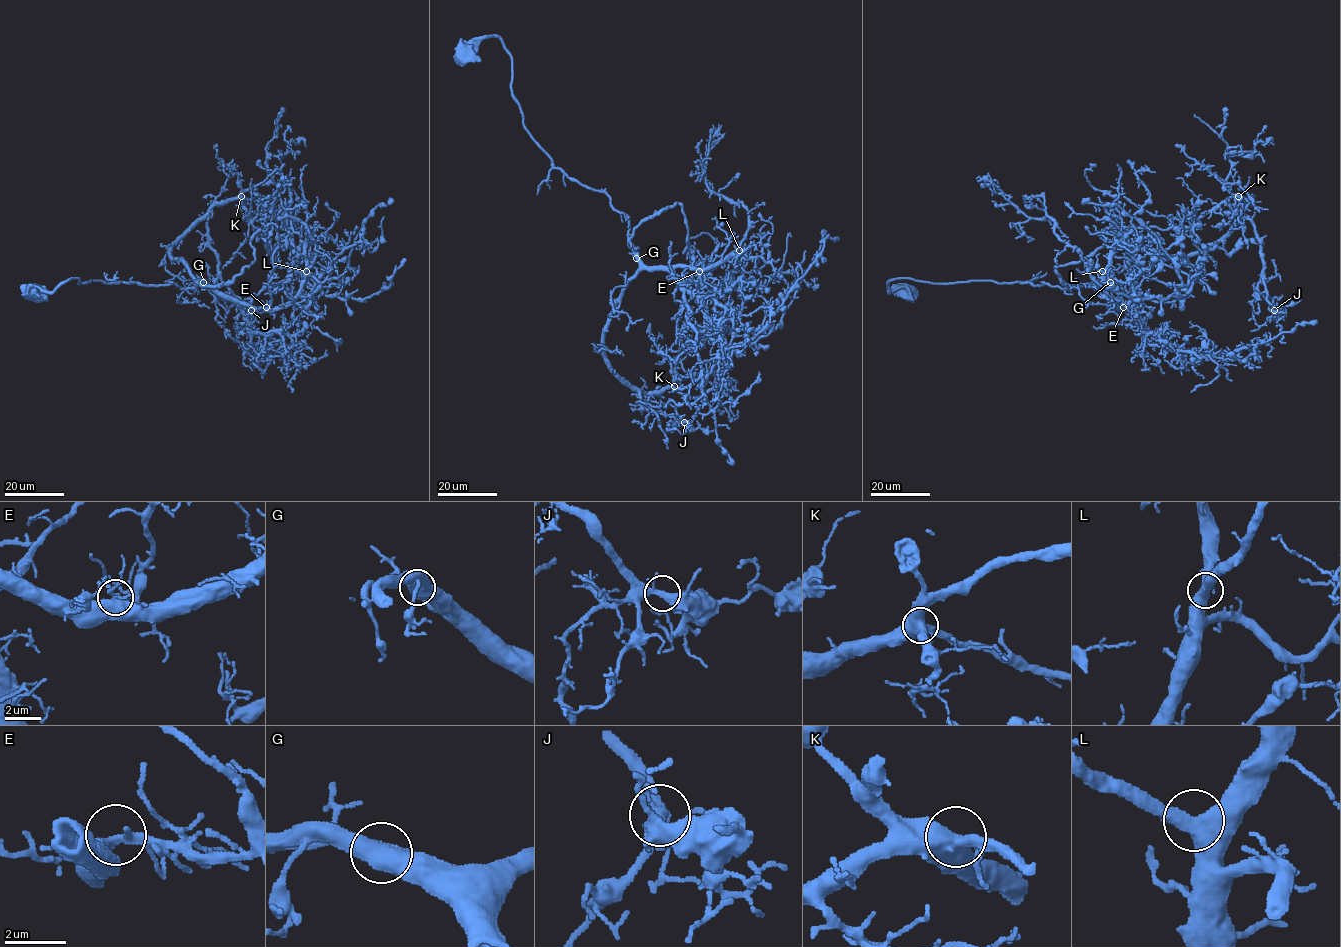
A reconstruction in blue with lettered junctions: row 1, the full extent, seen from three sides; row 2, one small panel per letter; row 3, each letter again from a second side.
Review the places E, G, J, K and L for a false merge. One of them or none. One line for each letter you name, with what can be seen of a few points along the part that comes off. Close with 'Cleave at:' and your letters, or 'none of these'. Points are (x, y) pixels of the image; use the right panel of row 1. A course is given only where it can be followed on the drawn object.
Cleave at: none of these

